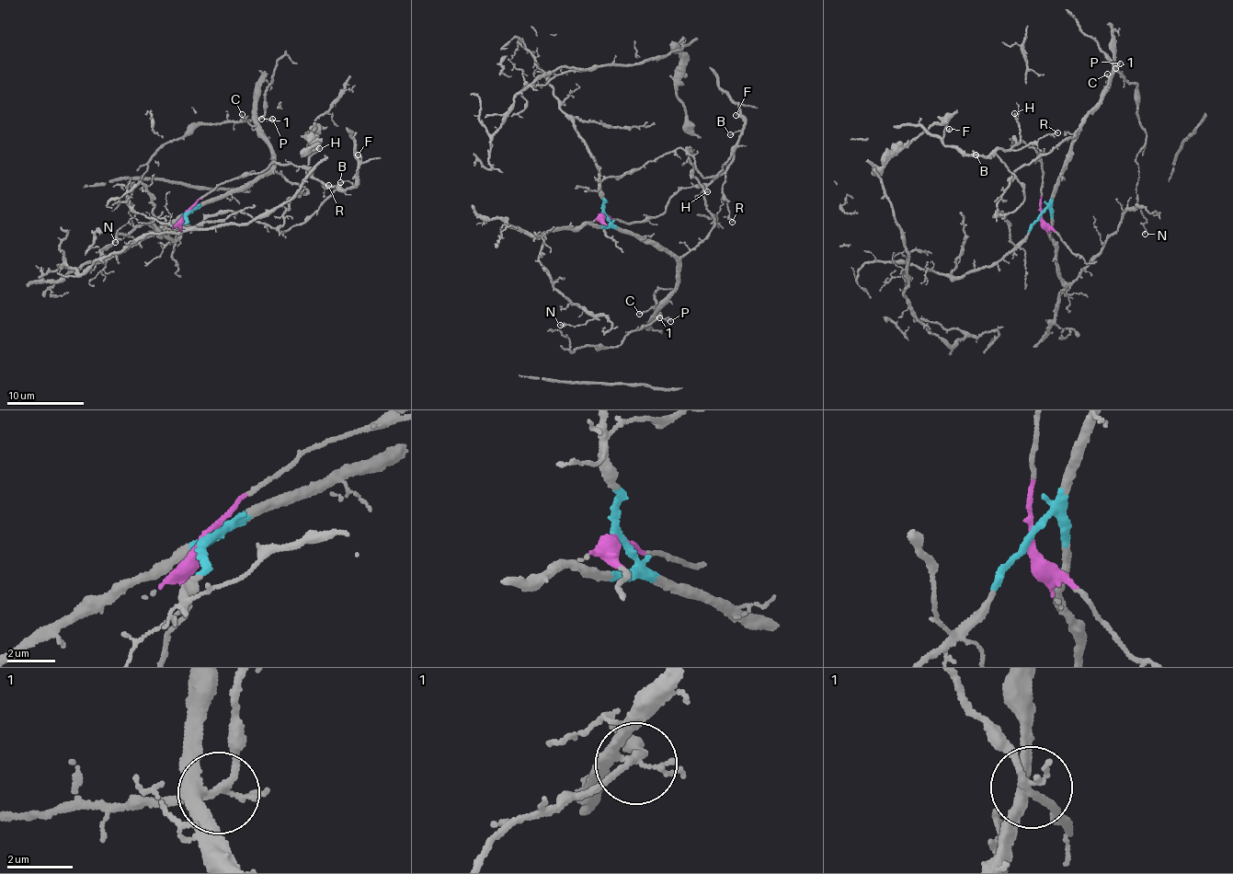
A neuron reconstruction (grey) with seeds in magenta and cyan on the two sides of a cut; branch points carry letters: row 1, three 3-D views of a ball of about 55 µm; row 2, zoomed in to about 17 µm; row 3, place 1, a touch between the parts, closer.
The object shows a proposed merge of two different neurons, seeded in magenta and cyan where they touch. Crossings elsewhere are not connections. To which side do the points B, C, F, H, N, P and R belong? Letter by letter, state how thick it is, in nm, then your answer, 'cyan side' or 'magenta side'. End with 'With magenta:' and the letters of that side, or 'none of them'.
B: 90 nm | magenta side
C: 140 nm | cyan side
F: 110 nm | magenta side
H: 200 nm | magenta side
N: 110 nm | cyan side
P: 150 nm | cyan side
R: 80 nm | magenta side
With magenta: B, F, H, R

